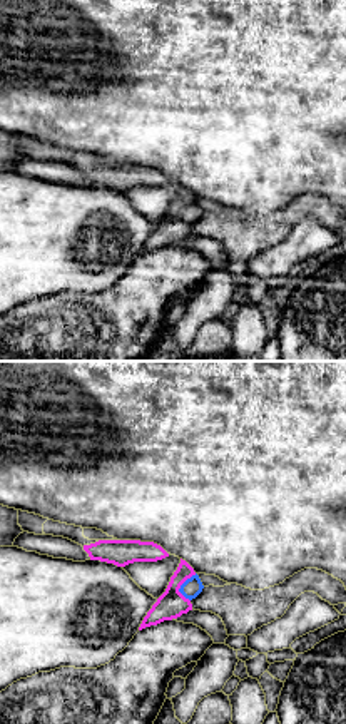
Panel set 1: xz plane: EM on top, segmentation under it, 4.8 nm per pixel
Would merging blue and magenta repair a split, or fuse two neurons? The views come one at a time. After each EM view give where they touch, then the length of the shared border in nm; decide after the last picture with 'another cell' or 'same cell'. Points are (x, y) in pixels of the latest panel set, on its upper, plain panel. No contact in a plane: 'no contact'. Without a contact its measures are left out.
contact (181, 211); length 140 nm

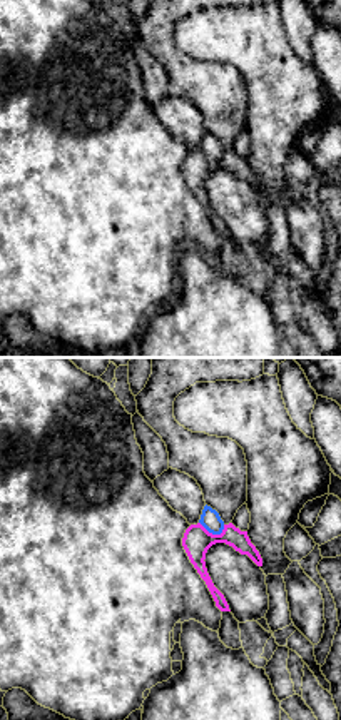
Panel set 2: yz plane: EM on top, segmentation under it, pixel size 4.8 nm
contact (213, 159); length 130 nm

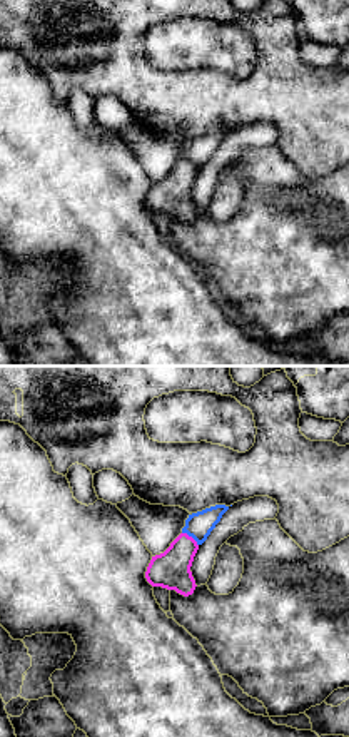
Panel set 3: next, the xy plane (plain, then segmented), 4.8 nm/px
contact (191, 161); length 100 nm

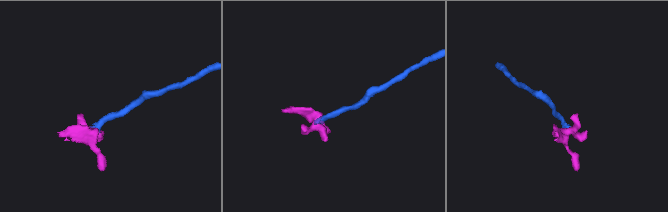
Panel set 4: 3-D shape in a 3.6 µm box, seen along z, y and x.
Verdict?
another cell

